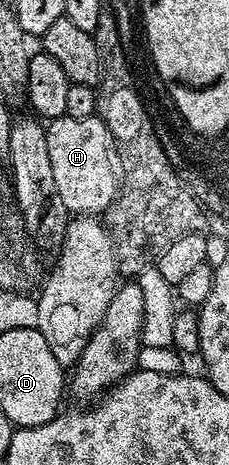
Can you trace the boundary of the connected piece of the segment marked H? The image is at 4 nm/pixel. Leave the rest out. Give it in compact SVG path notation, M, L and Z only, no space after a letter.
M63 116L53 119L46 126L46 139L48 140L48 156L52 160L52 173L56 175L56 188L60 188L60 196L64 199L66 209L74 216L101 215L107 210L106 202L109 201L110 181L116 174L116 166L112 161L112 139L101 117L76 120Z

